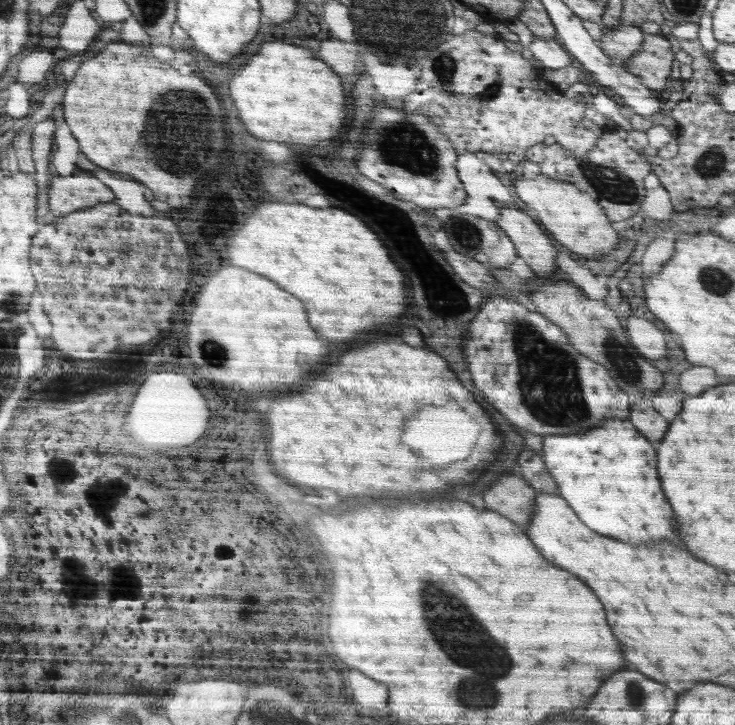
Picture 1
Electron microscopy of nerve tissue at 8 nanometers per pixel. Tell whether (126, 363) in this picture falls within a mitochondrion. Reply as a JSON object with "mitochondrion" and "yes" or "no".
{"mitochondrion":"no"}

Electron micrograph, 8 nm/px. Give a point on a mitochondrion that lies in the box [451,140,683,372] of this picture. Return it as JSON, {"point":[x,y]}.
{"point":[621,192]}

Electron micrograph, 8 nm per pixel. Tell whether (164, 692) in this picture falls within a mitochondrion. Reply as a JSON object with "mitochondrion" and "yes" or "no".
{"mitochondrion":"no"}

